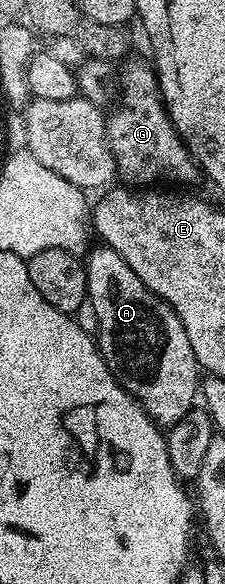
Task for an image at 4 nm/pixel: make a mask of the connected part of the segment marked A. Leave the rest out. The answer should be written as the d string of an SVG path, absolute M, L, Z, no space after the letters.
M98 245L98 248L92 251L85 256L84 266L88 305L96 309L98 352L116 377L119 388L125 391L135 404L141 405L159 427L169 429L176 421L195 410L196 400L200 395L200 368L184 325L169 304L144 285L144 281L132 271L131 265L124 261L120 253L105 245Z

